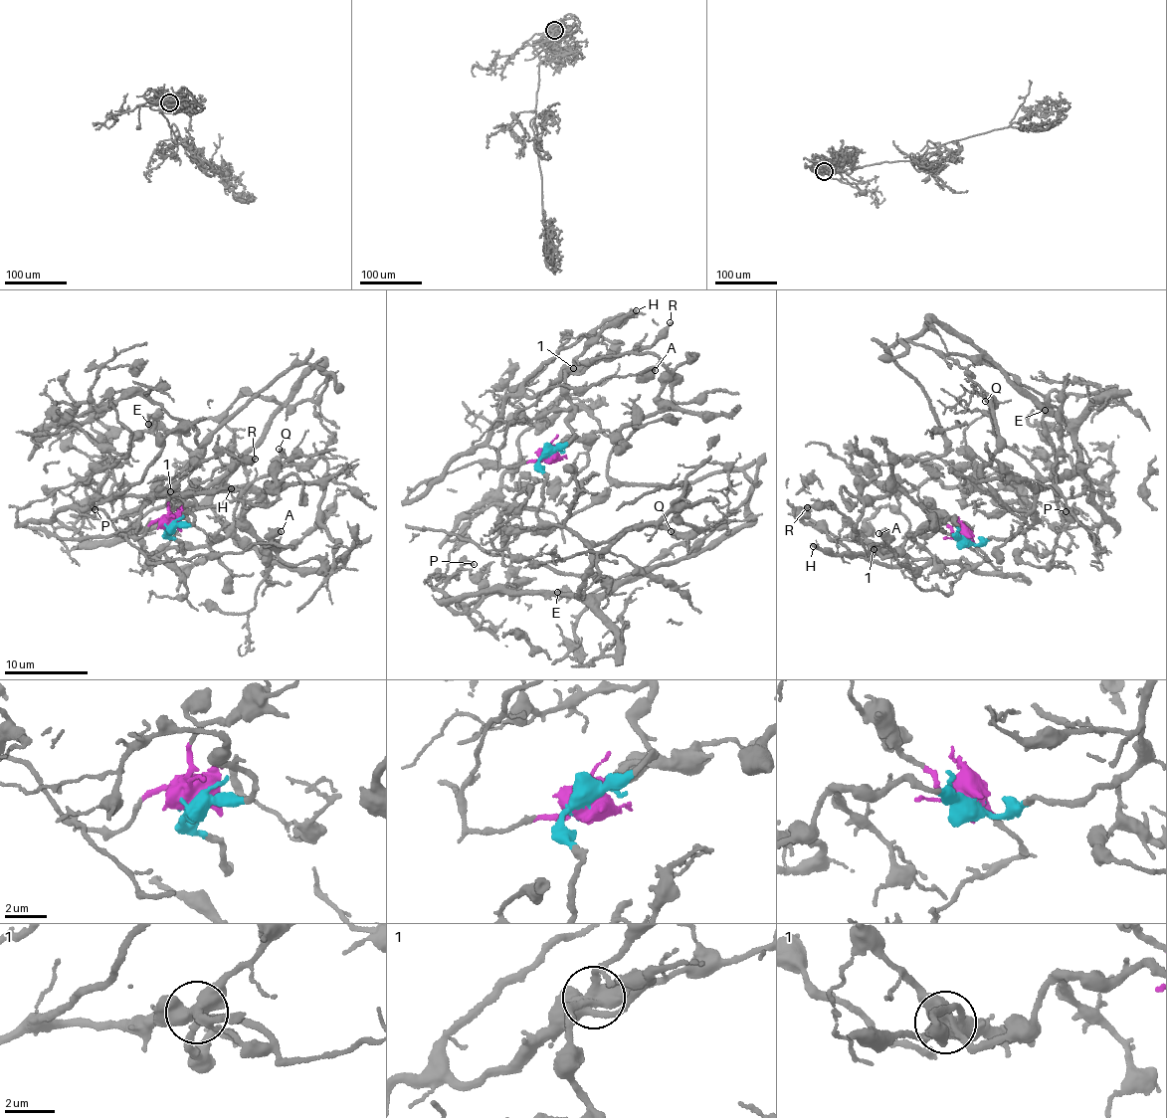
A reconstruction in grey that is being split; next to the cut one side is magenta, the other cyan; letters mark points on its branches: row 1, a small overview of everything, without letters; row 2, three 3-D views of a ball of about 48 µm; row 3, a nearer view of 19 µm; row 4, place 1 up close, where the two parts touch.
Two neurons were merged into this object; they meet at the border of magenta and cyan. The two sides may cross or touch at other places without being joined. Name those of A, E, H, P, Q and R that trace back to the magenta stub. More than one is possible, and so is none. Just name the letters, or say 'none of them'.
A, H

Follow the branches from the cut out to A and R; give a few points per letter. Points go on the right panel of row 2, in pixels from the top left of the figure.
A: (965, 539), (970, 535), (988, 559), (961, 573), (945, 595), (937, 587), (917, 587), (915, 574), (878, 533)
R: (965, 539), (956, 532), (908, 534), (900, 547), (883, 556), (829, 502), (806, 507)

